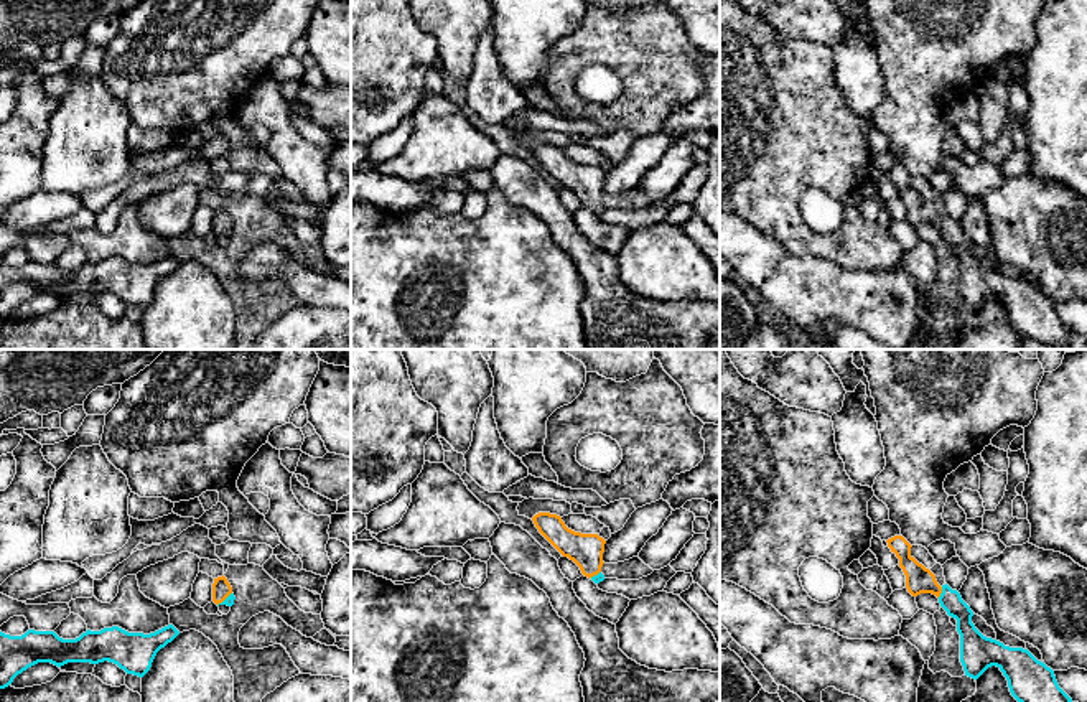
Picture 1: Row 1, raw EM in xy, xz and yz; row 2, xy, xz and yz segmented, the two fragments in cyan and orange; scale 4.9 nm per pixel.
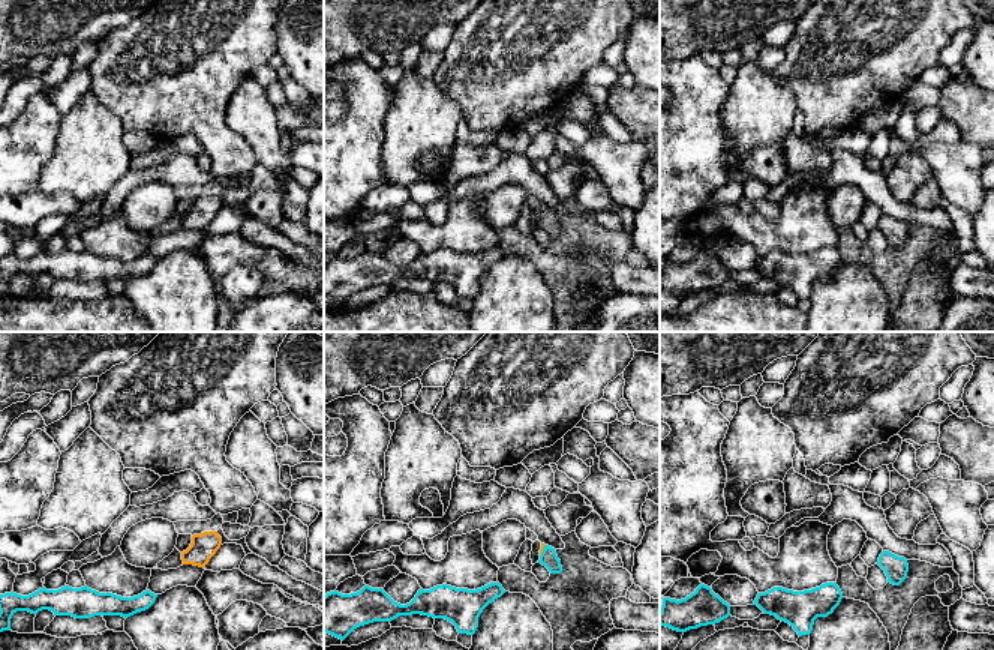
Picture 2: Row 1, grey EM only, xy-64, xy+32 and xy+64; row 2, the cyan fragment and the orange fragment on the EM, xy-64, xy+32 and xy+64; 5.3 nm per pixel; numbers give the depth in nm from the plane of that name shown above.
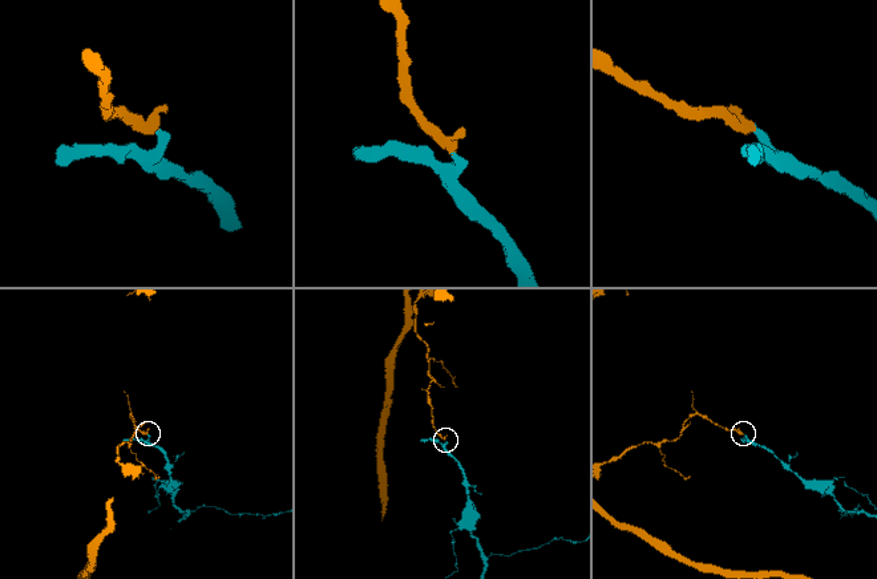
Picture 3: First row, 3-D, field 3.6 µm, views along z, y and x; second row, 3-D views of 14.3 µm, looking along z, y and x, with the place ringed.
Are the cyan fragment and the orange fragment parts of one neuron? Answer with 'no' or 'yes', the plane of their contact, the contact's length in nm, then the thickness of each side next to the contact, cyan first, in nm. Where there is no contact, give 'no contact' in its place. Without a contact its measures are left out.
yes; contact in yz; length 60 nm; calibres 110 and 130 nm

